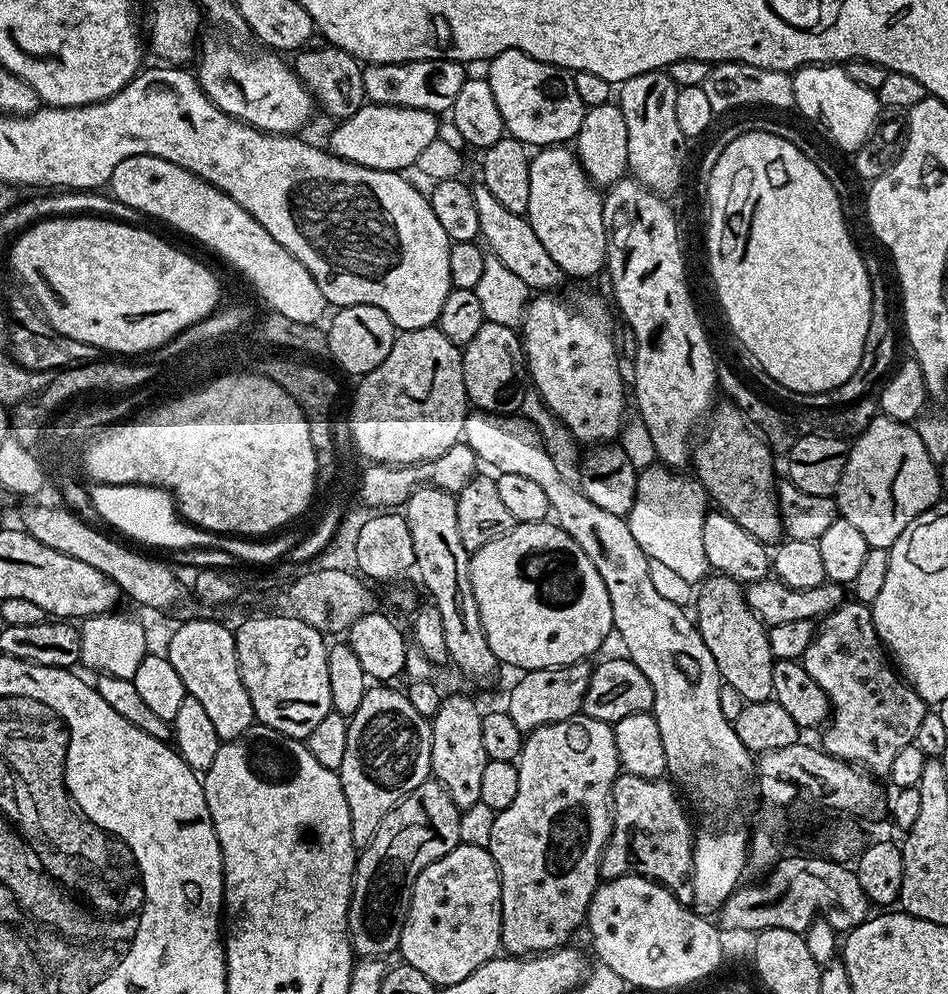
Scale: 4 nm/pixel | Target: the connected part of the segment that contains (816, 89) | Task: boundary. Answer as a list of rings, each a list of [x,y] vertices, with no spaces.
[[[810,64],[796,69],[791,78],[795,111],[800,111],[808,120],[817,120],[842,151],[855,154],[871,138],[882,116],[880,99],[875,92],[866,90],[866,86],[853,82],[843,66]]]

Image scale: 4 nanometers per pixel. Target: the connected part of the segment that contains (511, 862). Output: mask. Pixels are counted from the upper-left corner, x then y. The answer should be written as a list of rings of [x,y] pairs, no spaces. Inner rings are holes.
[[[577,714],[562,722],[538,726],[524,737],[516,764],[518,794],[506,810],[491,817],[492,829],[486,839],[500,875],[500,943],[507,955],[523,958],[565,947],[585,923],[596,885],[602,880],[600,855],[612,834],[612,784],[622,771],[612,729],[613,725],[598,718]]]

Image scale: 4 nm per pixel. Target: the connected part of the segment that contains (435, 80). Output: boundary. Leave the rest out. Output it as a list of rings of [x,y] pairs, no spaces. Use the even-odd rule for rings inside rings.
[[[413,60],[406,64],[368,66],[363,69],[364,96],[373,104],[394,104],[397,108],[421,108],[433,114],[447,113],[462,90],[465,65],[455,60]]]

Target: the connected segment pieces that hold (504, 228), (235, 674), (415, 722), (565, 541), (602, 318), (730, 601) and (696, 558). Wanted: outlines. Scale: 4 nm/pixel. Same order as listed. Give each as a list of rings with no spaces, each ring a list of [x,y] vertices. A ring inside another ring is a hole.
[[[482,182],[472,188],[472,197],[478,210],[480,236],[484,238],[486,236],[508,236],[506,263],[508,267],[515,268],[518,278],[526,282],[529,290],[556,290],[552,288],[558,287],[562,282],[565,283],[564,272],[556,265],[554,258],[546,254],[546,246],[538,242],[538,234],[534,234],[532,225],[521,213],[506,210],[506,206],[502,206],[502,202],[498,202],[498,198],[494,198],[494,194],[490,194],[490,190]]]
[[[188,620],[178,625],[176,633],[169,638],[166,655],[170,666],[178,670],[178,678],[182,678],[185,693],[202,702],[221,741],[239,741],[243,737],[240,735],[244,731],[245,735],[253,727],[256,715],[250,694],[246,694],[246,686],[240,677],[236,638],[231,627],[228,629],[216,620]]]
[[[392,686],[369,687],[348,720],[346,755],[338,769],[346,806],[350,806],[350,834],[357,849],[367,848],[382,826],[382,818],[432,776],[431,741],[429,717],[418,714],[403,691],[395,692]]]
[[[541,522],[538,524],[517,523],[502,538],[494,538],[494,542],[486,542],[479,550],[471,553],[468,569],[470,570],[470,586],[474,586],[474,599],[478,601],[478,614],[482,614],[482,630],[486,630],[486,642],[490,642],[490,650],[494,650],[497,661],[501,665],[513,664],[519,670],[531,670],[533,668],[557,668],[567,664],[579,664],[587,661],[604,644],[604,639],[613,635],[612,607],[610,606],[610,594],[606,594],[606,582],[594,570],[594,562],[586,554],[582,554],[582,546],[570,538],[555,523]]]
[[[536,294],[529,299],[528,306],[524,310],[524,319],[522,321],[522,343],[524,345],[524,358],[526,361],[526,372],[530,377],[530,384],[534,387],[535,395],[543,400],[544,405],[549,412],[567,428],[568,433],[573,440],[583,442],[585,440],[588,446],[596,446],[601,442],[612,442],[619,437],[625,423],[624,416],[624,384],[626,388],[626,376],[620,373],[620,360],[616,357],[616,344],[612,341],[612,324],[608,321],[608,308],[596,296],[584,296],[577,304],[563,304],[560,300],[555,300],[552,294]]]
[[[712,574],[699,585],[694,596],[694,623],[706,650],[714,654],[723,683],[734,686],[745,702],[753,704],[773,699],[774,657],[768,641],[768,628],[752,613],[745,589],[729,576]]]
[[[653,466],[636,478],[634,506],[626,517],[630,534],[649,560],[662,562],[690,585],[696,586],[709,575],[706,550],[702,547],[702,522],[710,511],[710,497],[695,479],[683,480],[667,467]]]

